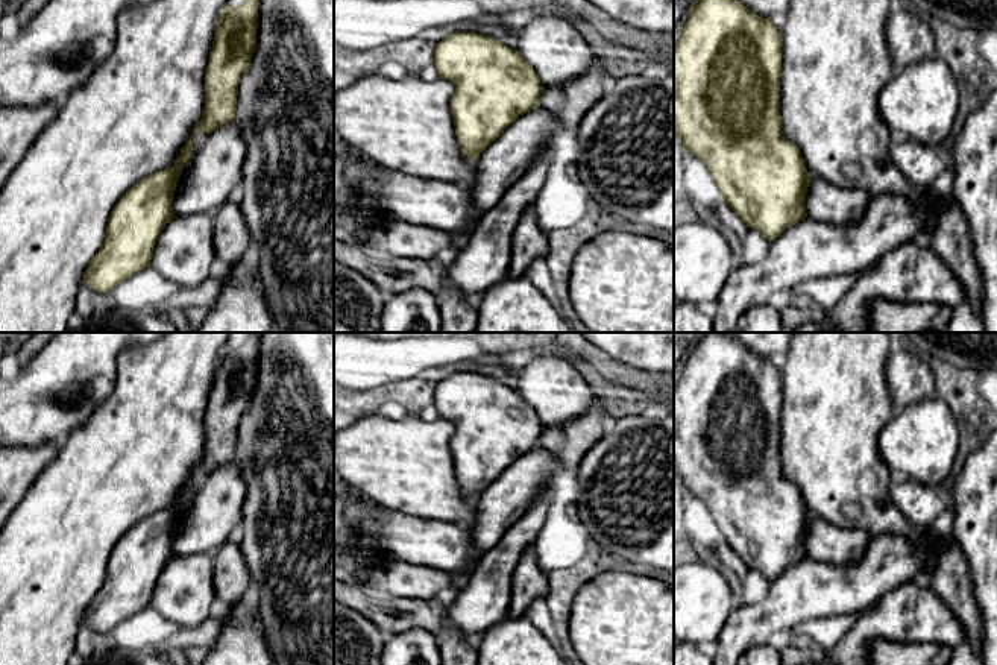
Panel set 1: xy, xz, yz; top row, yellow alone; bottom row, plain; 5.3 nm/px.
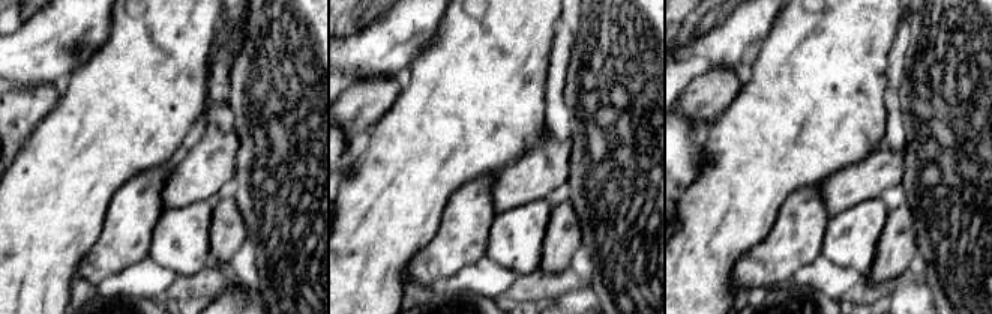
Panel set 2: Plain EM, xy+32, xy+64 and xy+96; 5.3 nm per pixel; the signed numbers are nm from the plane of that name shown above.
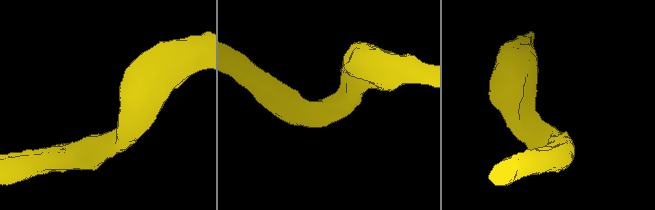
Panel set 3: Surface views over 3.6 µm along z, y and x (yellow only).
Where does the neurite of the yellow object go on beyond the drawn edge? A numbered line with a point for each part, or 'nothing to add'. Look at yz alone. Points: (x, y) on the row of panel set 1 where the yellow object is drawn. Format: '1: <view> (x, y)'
1: yz (824, 202)

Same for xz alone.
1: xz (501, 163)

